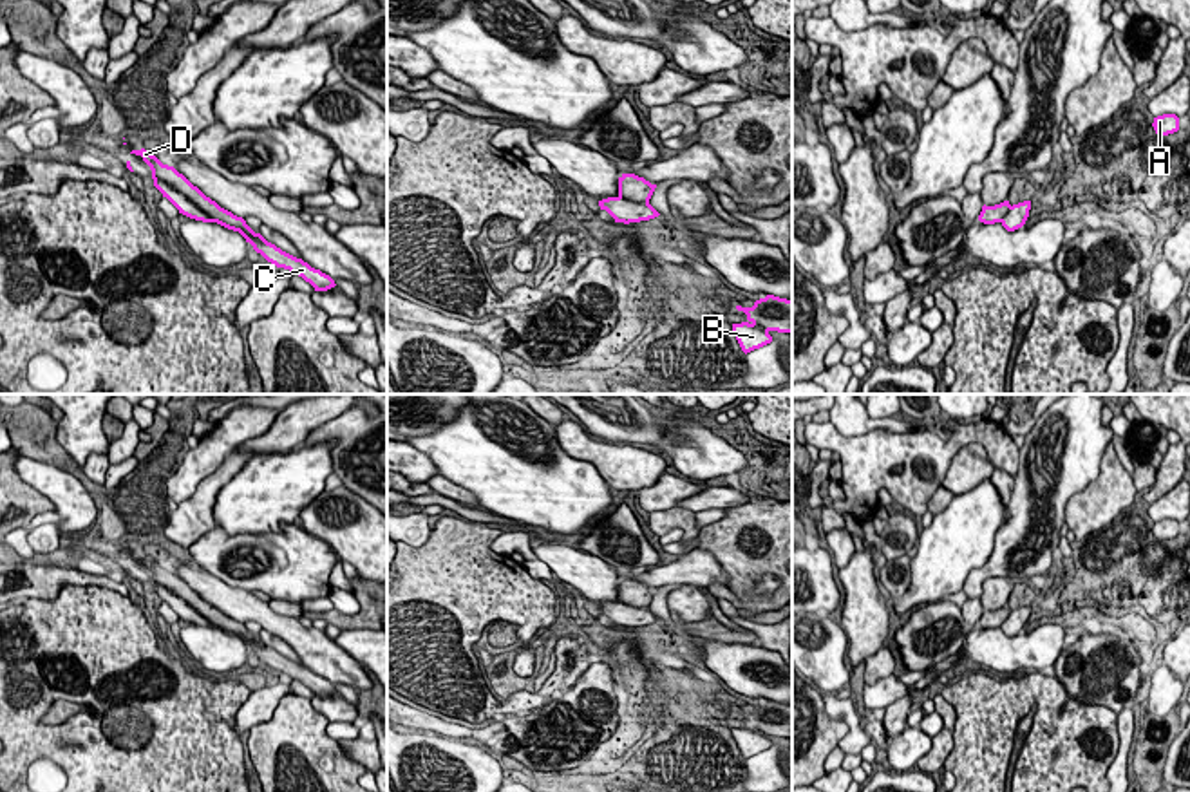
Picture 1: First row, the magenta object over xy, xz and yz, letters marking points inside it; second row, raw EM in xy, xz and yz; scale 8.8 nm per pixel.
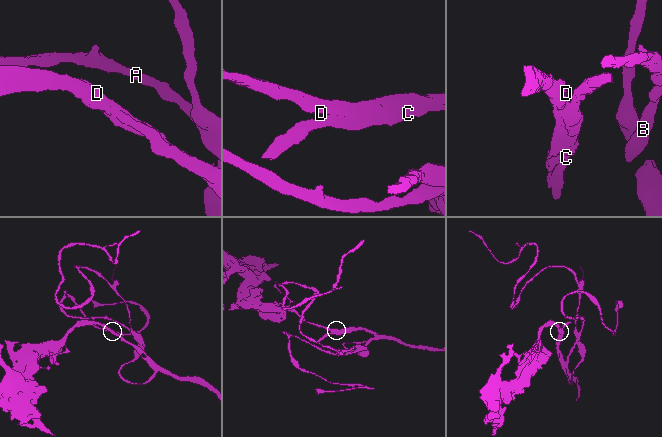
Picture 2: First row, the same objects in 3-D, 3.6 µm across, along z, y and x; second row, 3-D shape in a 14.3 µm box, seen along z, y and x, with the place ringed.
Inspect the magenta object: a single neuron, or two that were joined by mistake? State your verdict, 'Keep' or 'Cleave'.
Keep

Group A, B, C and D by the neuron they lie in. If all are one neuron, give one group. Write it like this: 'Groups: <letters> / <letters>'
Groups: A B C D

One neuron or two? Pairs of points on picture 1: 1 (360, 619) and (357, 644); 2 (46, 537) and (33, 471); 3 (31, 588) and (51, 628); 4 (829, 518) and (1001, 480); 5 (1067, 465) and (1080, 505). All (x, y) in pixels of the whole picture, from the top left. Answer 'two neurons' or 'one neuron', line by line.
1: two neurons
2: two neurons
3: two neurons
4: two neurons
5: two neurons

